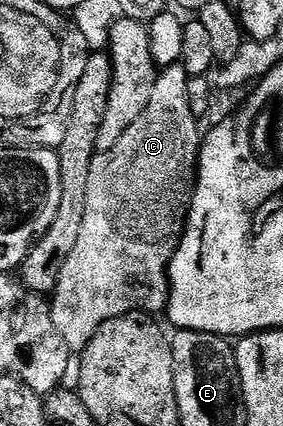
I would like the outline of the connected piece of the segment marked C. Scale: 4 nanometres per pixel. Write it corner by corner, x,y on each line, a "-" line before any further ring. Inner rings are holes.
182,64
178,66
164,66
160,69
159,78
153,84
153,93
149,98
149,108
141,112
141,116
129,128
125,128
125,136
117,140
111,150
98,151
93,160
93,168
89,168
89,192
85,192
85,220
81,220
81,236
77,236
77,248
73,248
73,256
65,260
65,268
61,268
61,276
57,280
55,293
50,295
51,319
61,332
61,340
72,352
81,352
93,340
97,328
114,318
126,314
141,313
159,316
166,311
167,301
171,295
171,280
169,271
171,261
183,239
183,229
187,227
187,214
191,211
191,195
195,192
195,179
199,173
199,148
201,145
200,119
193,116
189,108
189,92
187,91
188,74

